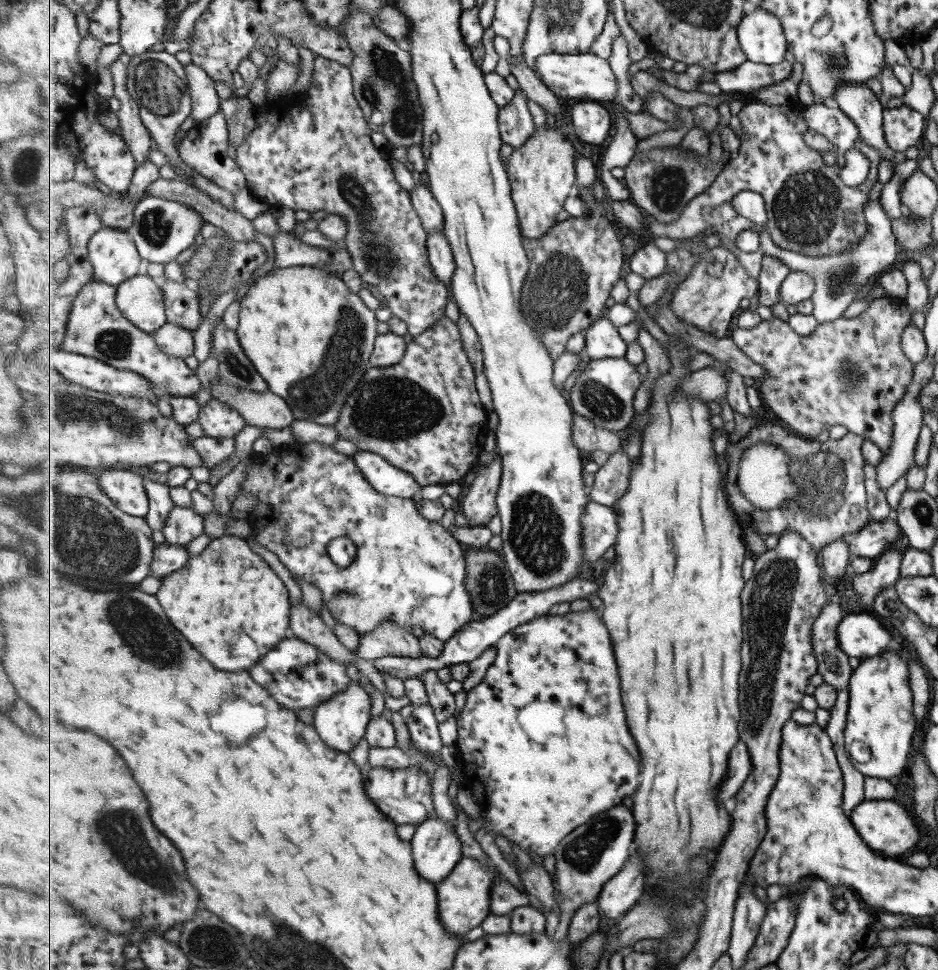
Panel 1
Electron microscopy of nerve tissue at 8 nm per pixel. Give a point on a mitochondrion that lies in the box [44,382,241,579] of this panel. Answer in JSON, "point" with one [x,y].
{"point":[77,407]}

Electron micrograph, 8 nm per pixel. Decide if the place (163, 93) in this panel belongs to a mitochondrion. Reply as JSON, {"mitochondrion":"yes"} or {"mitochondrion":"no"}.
{"mitochondrion":"yes"}

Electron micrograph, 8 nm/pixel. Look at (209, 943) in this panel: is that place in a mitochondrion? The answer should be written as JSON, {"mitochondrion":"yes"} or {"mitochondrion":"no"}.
{"mitochondrion":"yes"}

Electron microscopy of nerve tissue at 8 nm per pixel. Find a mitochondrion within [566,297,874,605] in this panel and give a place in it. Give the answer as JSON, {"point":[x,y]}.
{"point":[822,476]}

